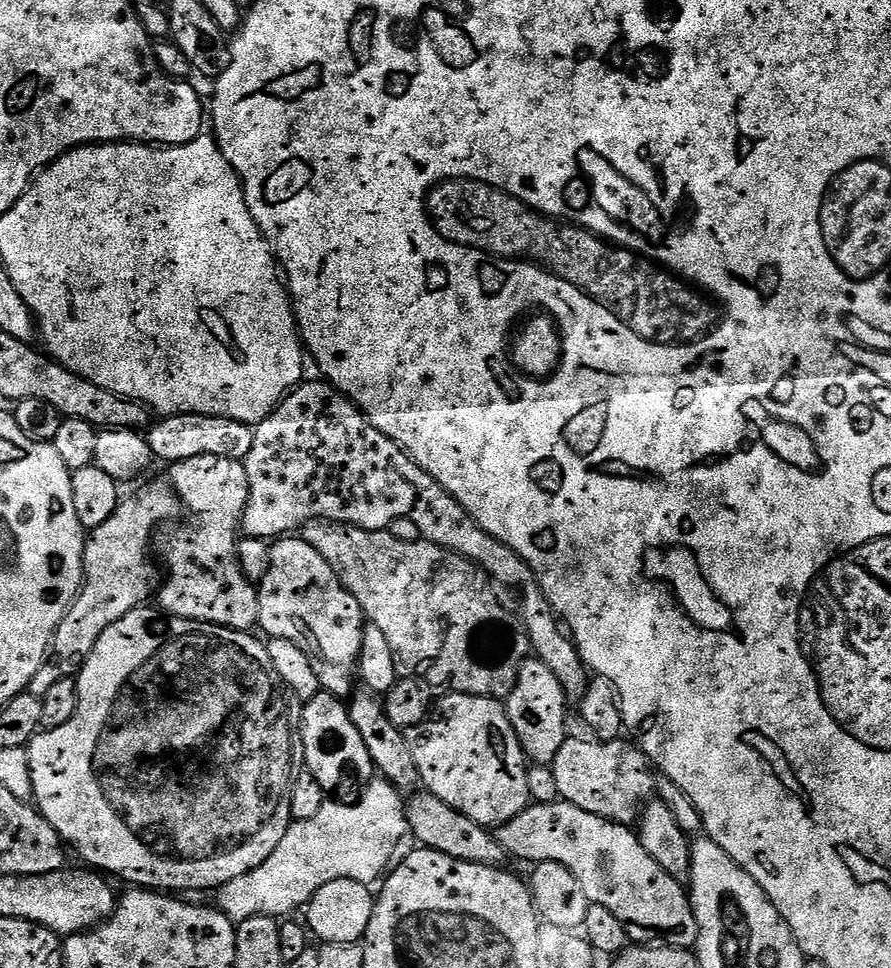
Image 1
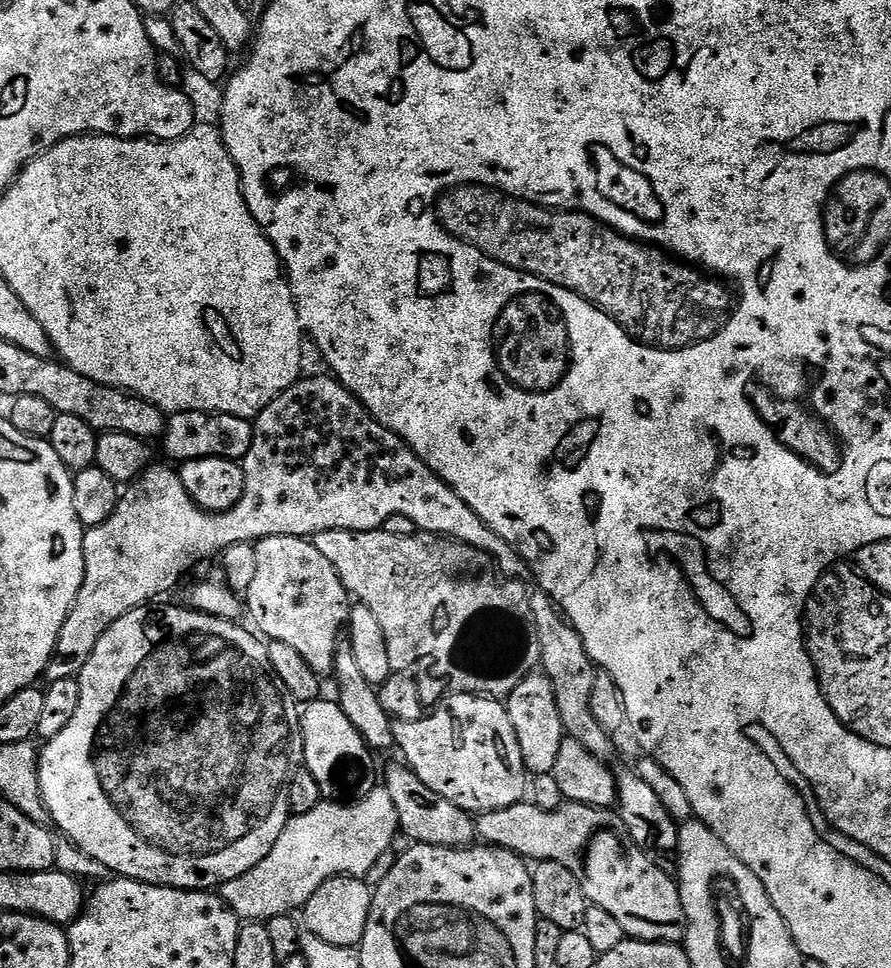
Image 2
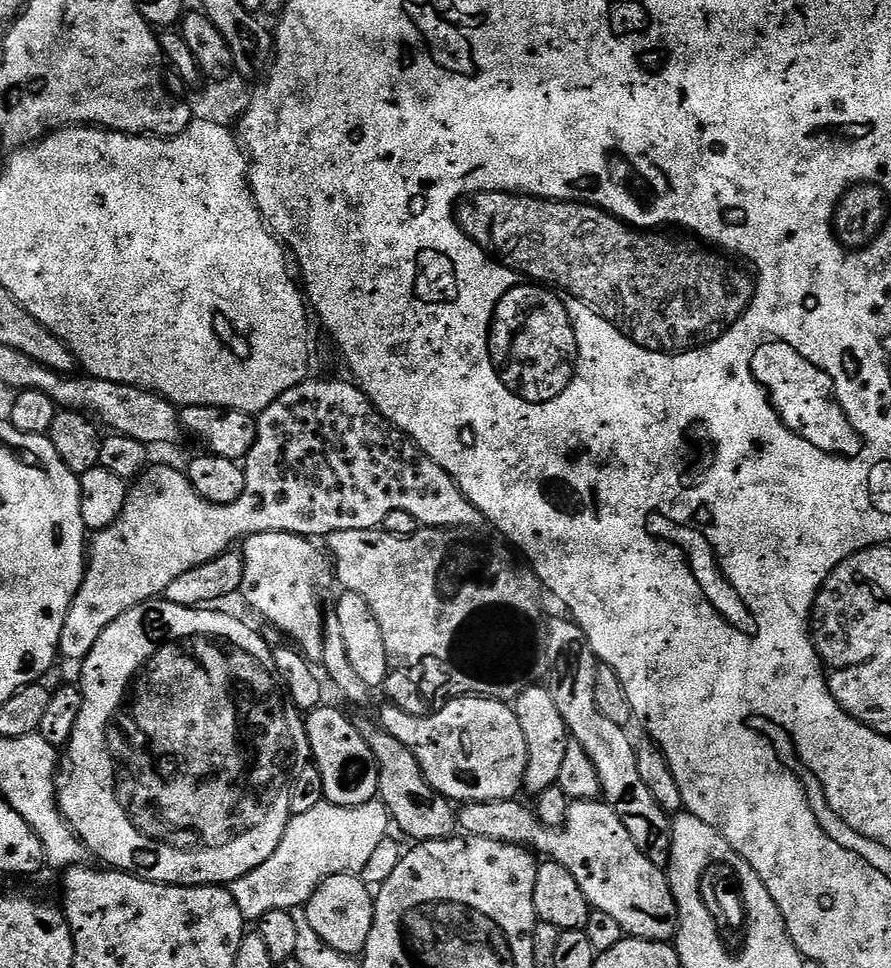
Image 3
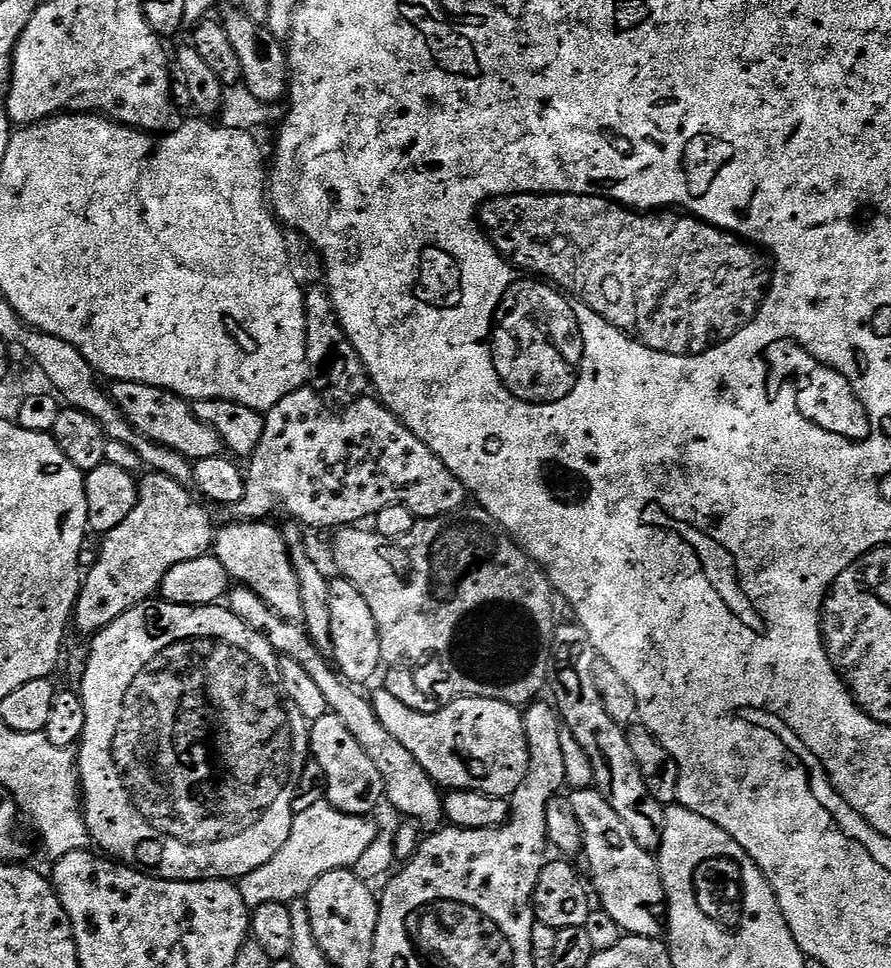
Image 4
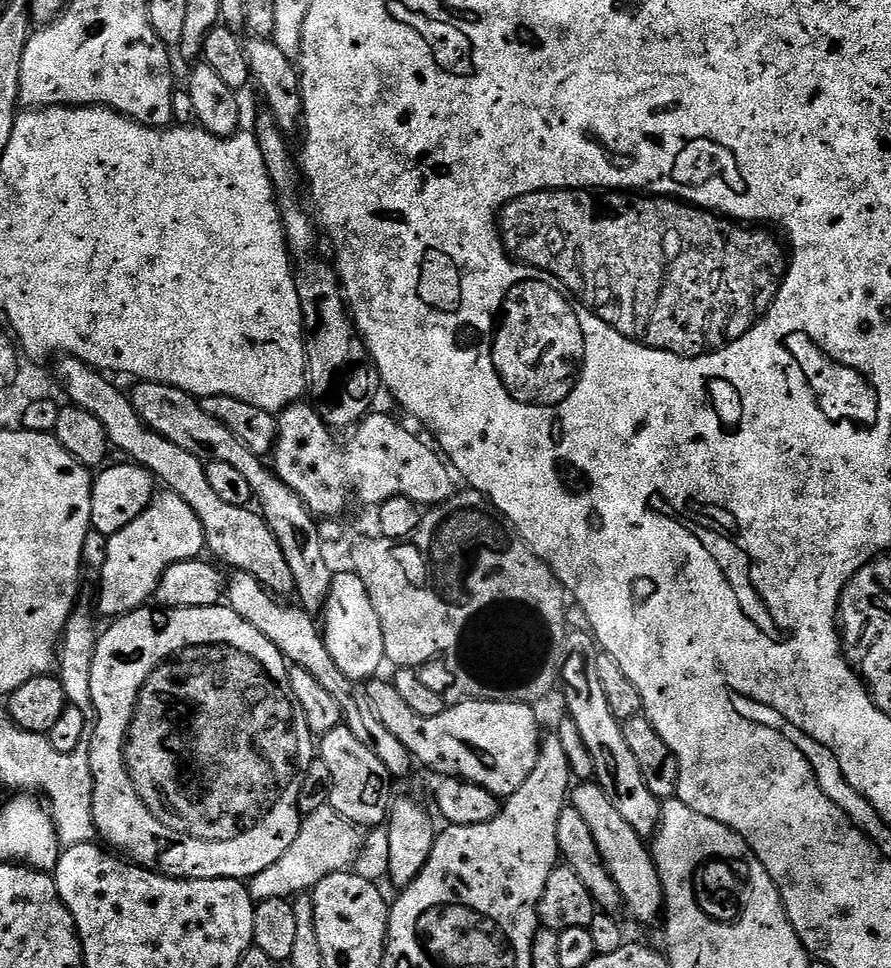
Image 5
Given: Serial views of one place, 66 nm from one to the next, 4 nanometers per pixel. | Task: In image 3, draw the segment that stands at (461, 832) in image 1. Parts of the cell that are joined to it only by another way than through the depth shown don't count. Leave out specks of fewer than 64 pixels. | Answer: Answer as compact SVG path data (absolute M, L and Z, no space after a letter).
M375 723L372 724L363 725L362 731L380 771L378 799L388 807L391 823L395 827L397 824L412 842L449 839L458 828L458 812L453 801L438 794L434 786L426 782L418 758L414 758L414 754L410 754L410 750L402 746L398 738L381 730Z

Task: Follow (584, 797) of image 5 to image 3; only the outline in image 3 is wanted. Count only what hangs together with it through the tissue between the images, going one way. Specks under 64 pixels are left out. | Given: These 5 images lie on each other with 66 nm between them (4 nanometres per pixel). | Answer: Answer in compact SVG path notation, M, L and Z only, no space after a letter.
M573 800L568 805L568 816L561 827L540 826L537 829L537 846L548 855L545 857L551 863L566 866L566 870L574 874L578 886L582 886L582 894L586 894L588 903L595 911L611 914L629 937L667 942L675 937L676 930L680 927L680 915L667 871L654 866L654 862L650 862L650 858L646 858L646 854L642 854L642 850L634 846L630 830L622 826L622 818L618 818L618 814L608 803L600 800Z

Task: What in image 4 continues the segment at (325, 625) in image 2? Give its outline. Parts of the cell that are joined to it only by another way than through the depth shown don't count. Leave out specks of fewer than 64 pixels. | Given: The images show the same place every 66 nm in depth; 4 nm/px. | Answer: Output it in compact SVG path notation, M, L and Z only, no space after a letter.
M250 520L235 523L225 532L221 531L214 541L214 554L222 566L226 566L229 577L237 585L258 594L258 598L262 598L262 602L266 602L266 606L273 608L283 620L303 621L302 590L283 531L275 528L272 522Z

